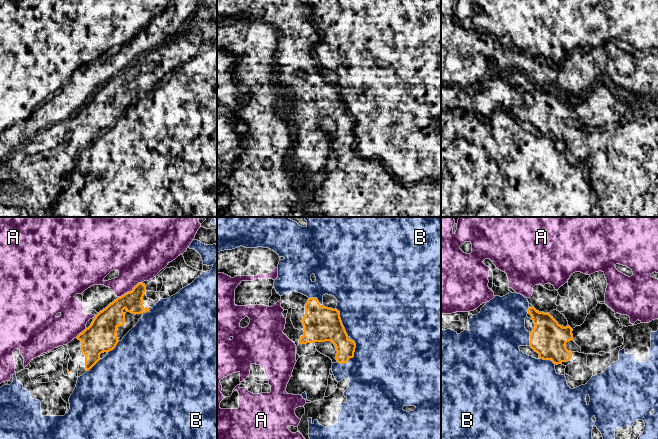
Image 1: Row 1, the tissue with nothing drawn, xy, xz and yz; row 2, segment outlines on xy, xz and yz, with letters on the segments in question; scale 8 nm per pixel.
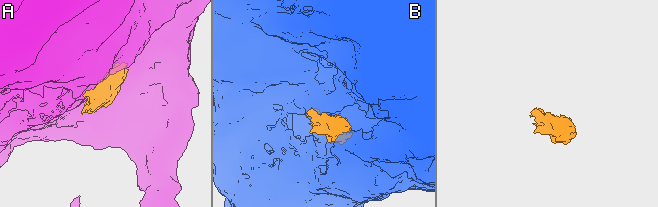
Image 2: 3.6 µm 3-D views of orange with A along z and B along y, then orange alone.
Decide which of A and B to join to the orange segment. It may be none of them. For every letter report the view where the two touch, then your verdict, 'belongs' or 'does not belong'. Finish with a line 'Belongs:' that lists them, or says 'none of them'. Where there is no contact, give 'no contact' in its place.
A: xy | does not belong
B: xz | belongs
Belongs: B

